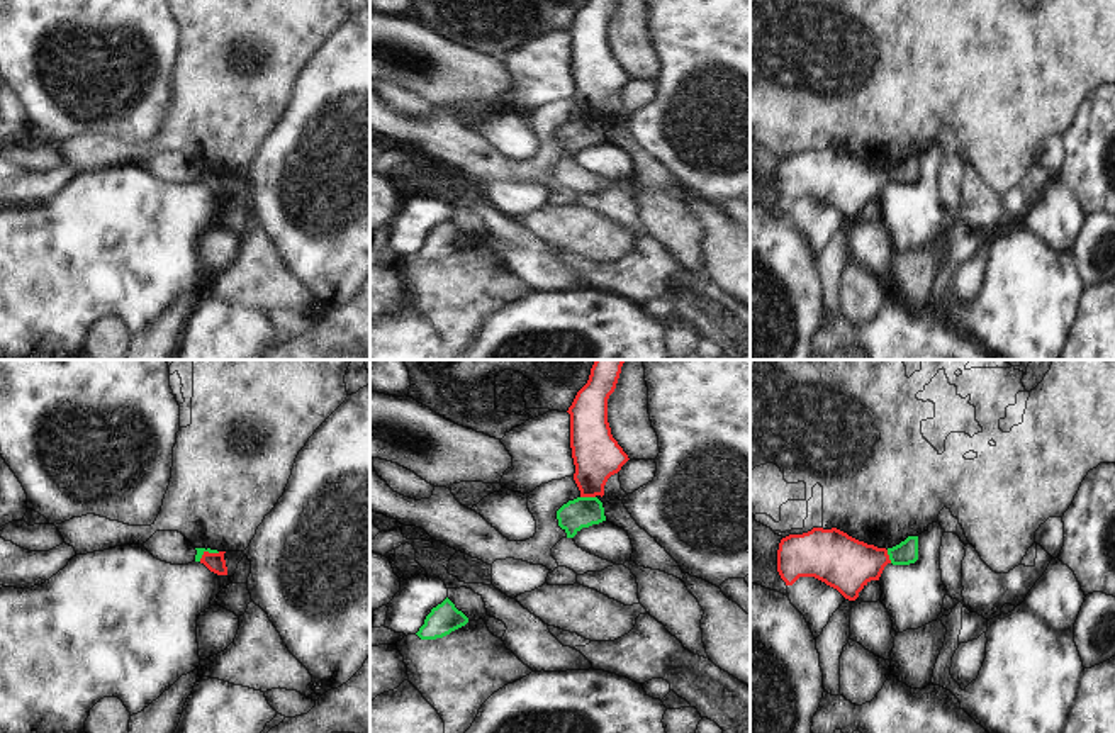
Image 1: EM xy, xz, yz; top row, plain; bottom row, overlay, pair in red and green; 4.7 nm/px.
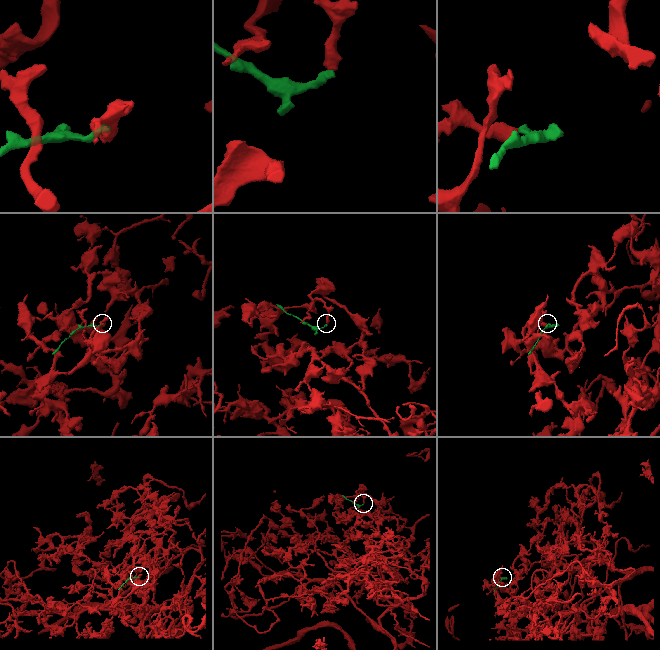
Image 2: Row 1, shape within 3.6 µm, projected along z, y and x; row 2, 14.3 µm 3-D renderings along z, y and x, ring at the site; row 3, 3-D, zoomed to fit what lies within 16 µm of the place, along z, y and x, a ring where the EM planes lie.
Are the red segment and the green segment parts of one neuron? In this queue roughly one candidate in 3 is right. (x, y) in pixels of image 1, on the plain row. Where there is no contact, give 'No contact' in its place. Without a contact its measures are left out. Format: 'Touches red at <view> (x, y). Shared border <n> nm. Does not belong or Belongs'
Touches red at xz (588, 116). Shared border 70 nm. Does not belong.

